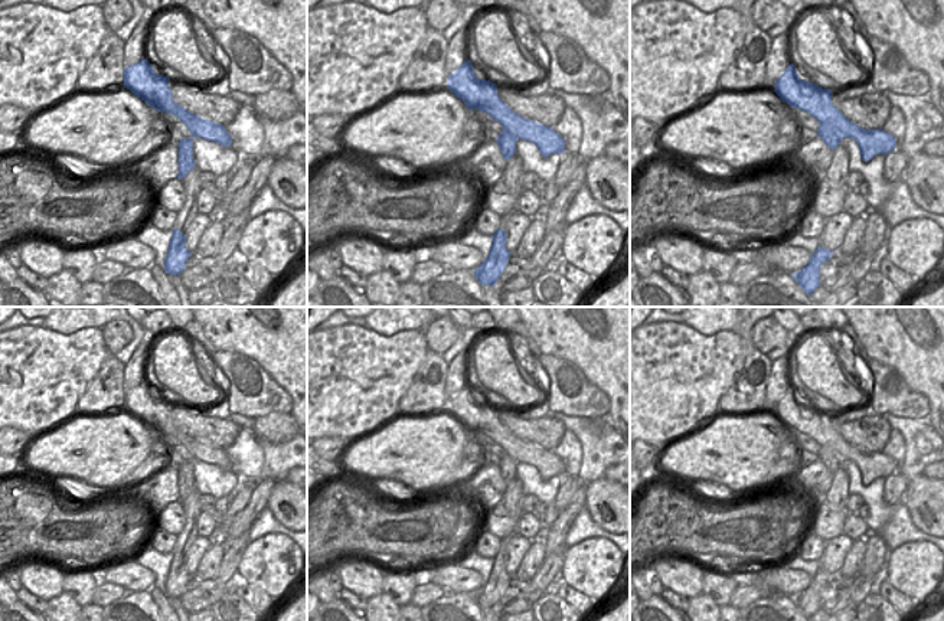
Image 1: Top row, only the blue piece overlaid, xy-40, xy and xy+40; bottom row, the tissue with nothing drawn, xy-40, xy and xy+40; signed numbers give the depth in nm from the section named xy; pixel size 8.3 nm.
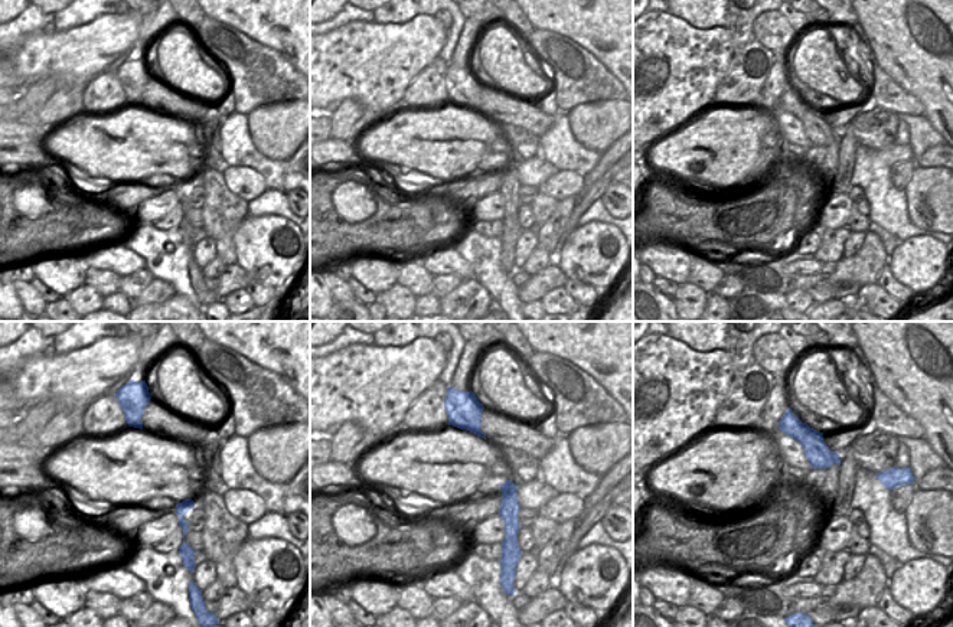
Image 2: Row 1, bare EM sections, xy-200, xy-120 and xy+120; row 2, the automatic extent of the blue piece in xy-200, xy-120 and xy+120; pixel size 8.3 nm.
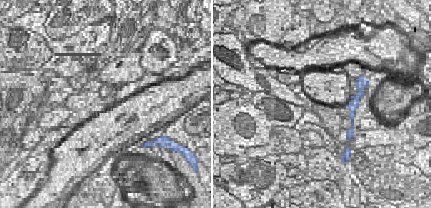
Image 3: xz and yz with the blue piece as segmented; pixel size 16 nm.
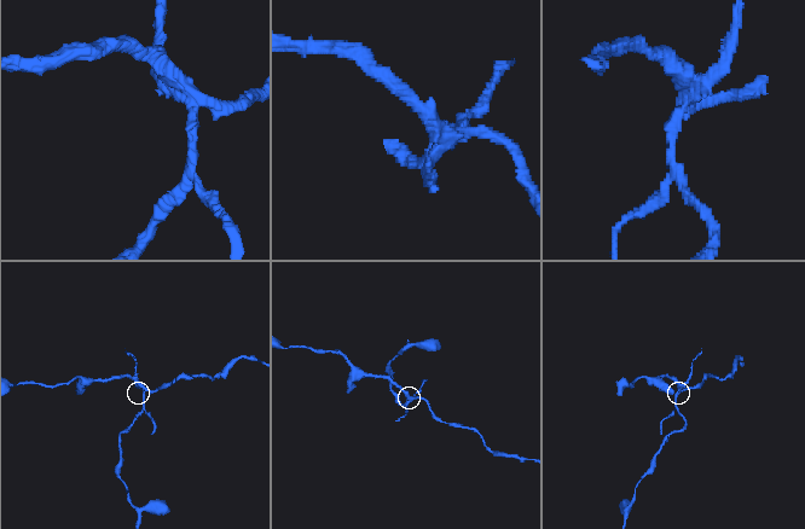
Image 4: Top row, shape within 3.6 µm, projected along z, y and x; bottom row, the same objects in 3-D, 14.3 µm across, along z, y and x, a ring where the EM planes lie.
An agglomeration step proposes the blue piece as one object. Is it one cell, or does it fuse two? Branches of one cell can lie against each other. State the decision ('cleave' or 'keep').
cleave

